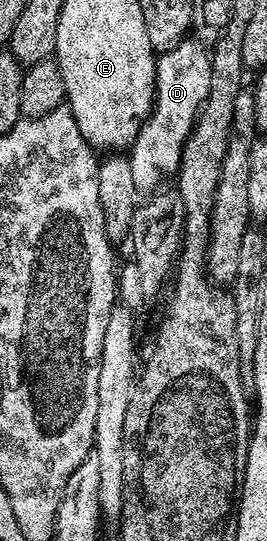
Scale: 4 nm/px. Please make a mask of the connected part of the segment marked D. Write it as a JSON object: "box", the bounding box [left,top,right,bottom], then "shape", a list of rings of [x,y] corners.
{"box":[127,38,213,194],"shape":[[[186,38],[171,50],[157,56],[157,69],[155,70],[155,94],[153,95],[153,109],[149,116],[142,120],[141,129],[131,147],[127,157],[131,166],[132,177],[138,193],[149,194],[158,189],[164,176],[172,177],[181,166],[183,146],[191,134],[193,124],[197,120],[197,111],[203,106],[207,94],[211,90],[211,62],[213,61],[210,49],[198,40]]]}

